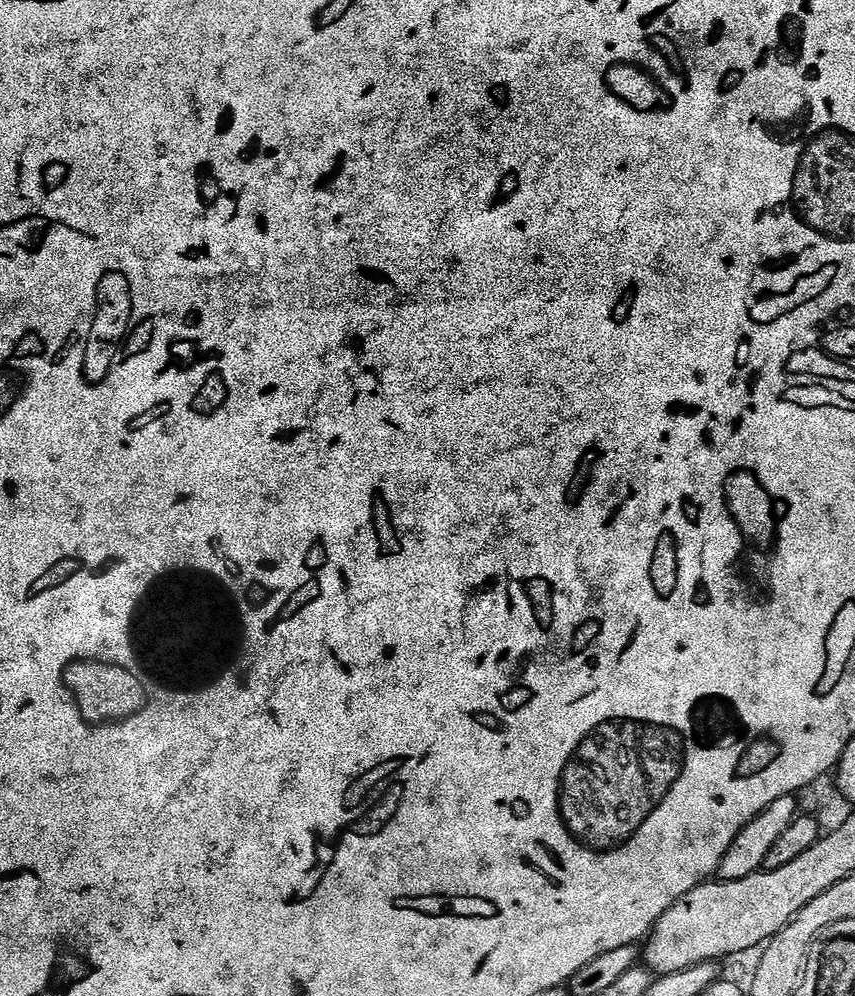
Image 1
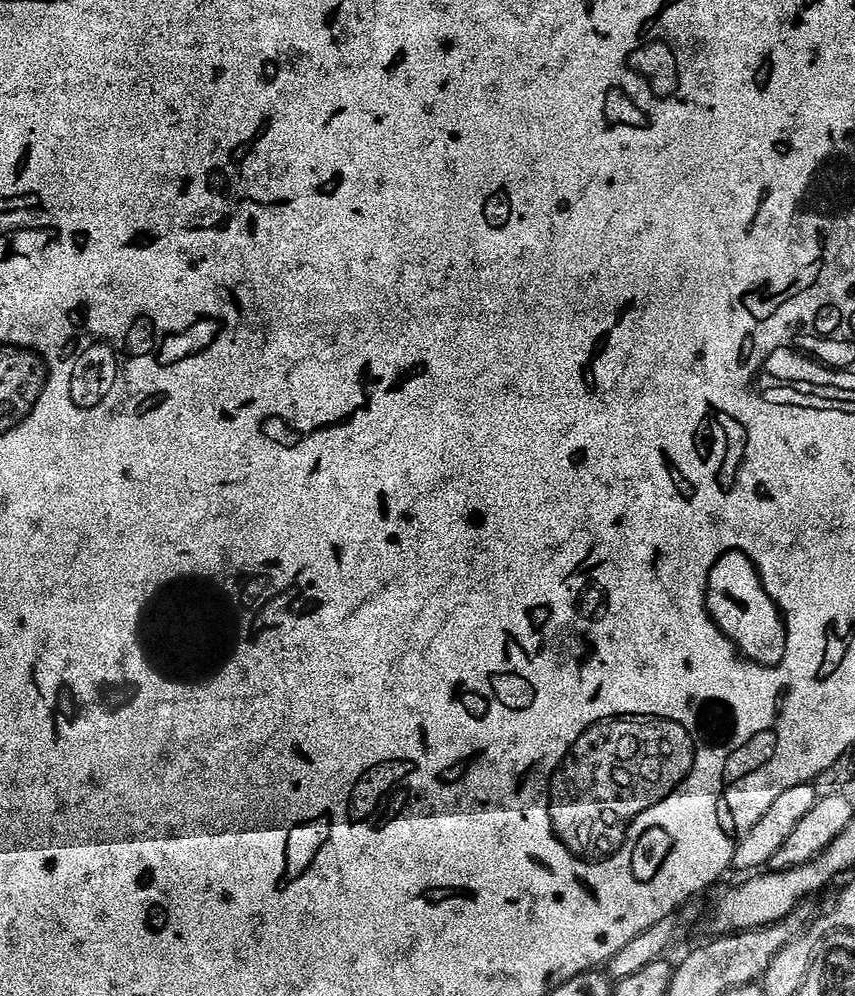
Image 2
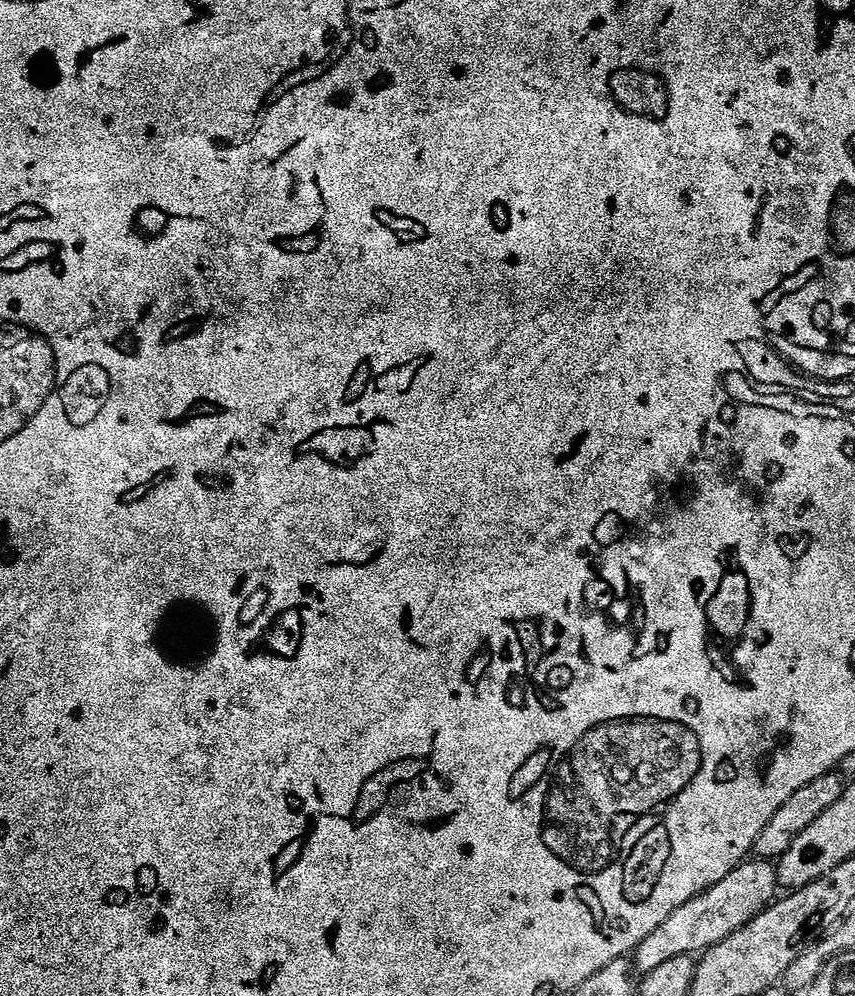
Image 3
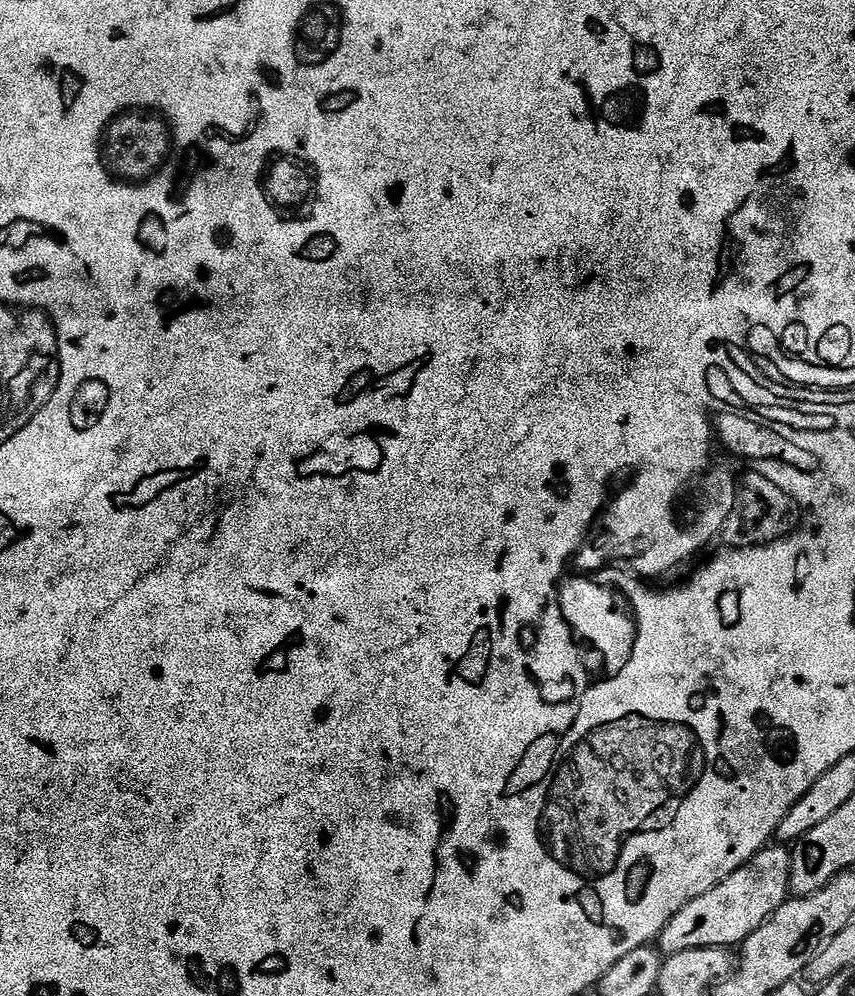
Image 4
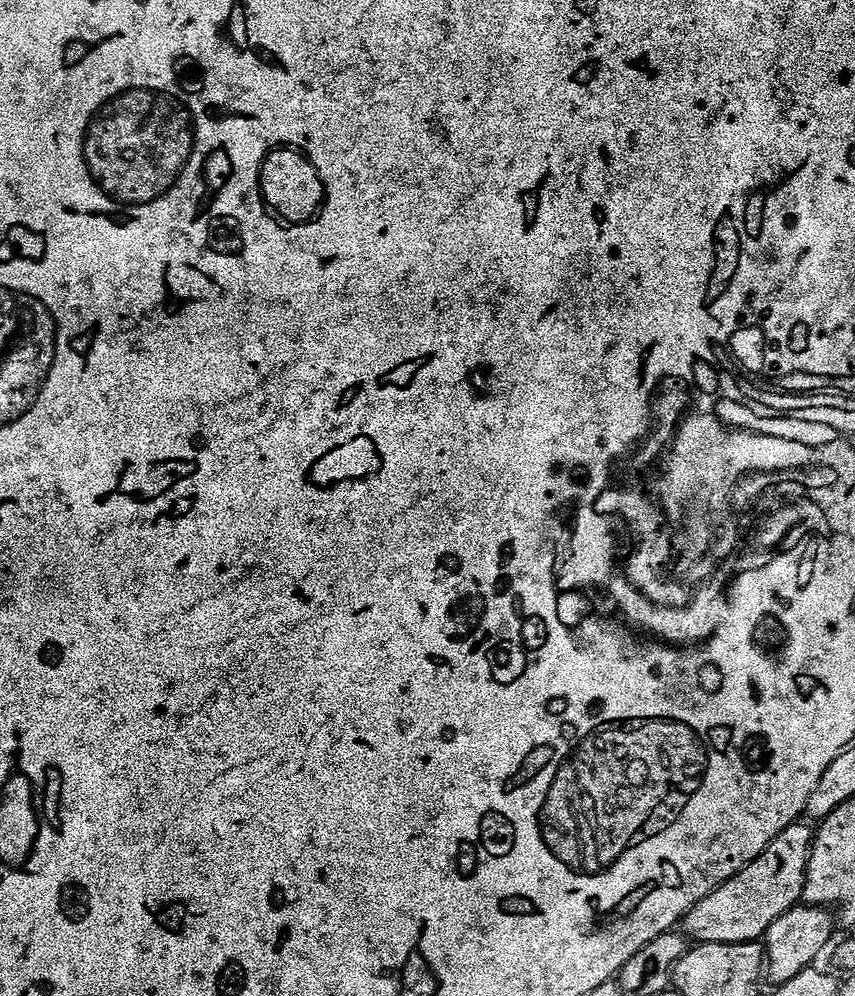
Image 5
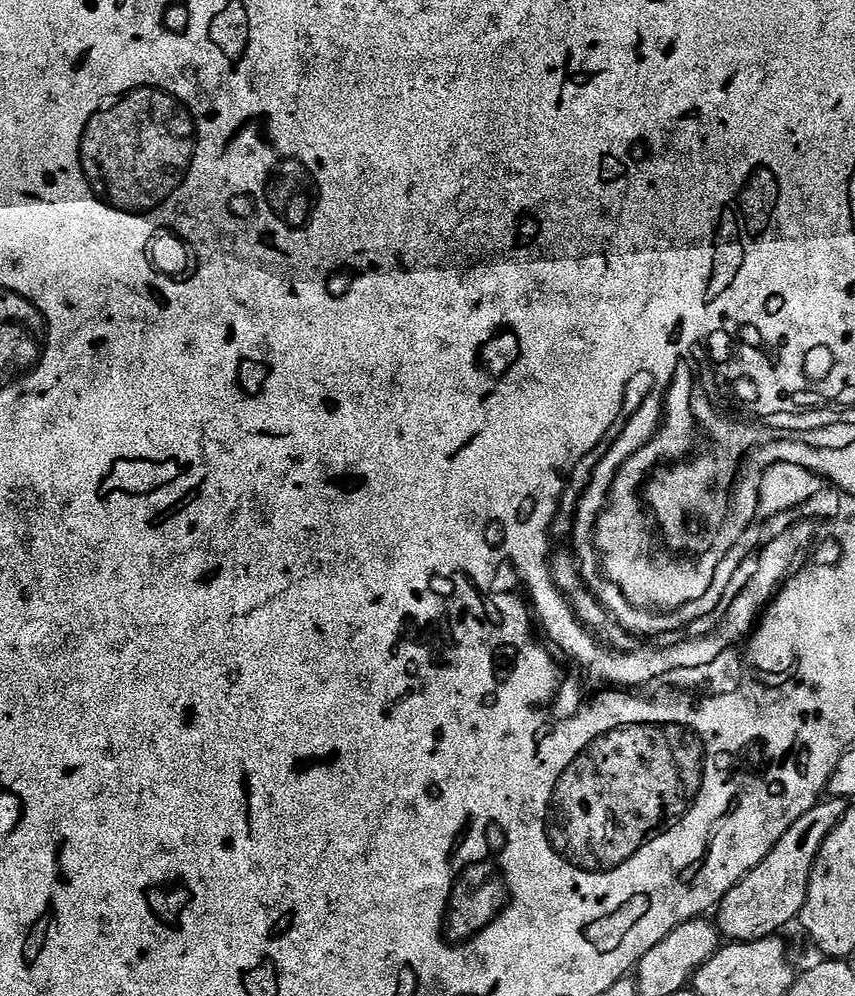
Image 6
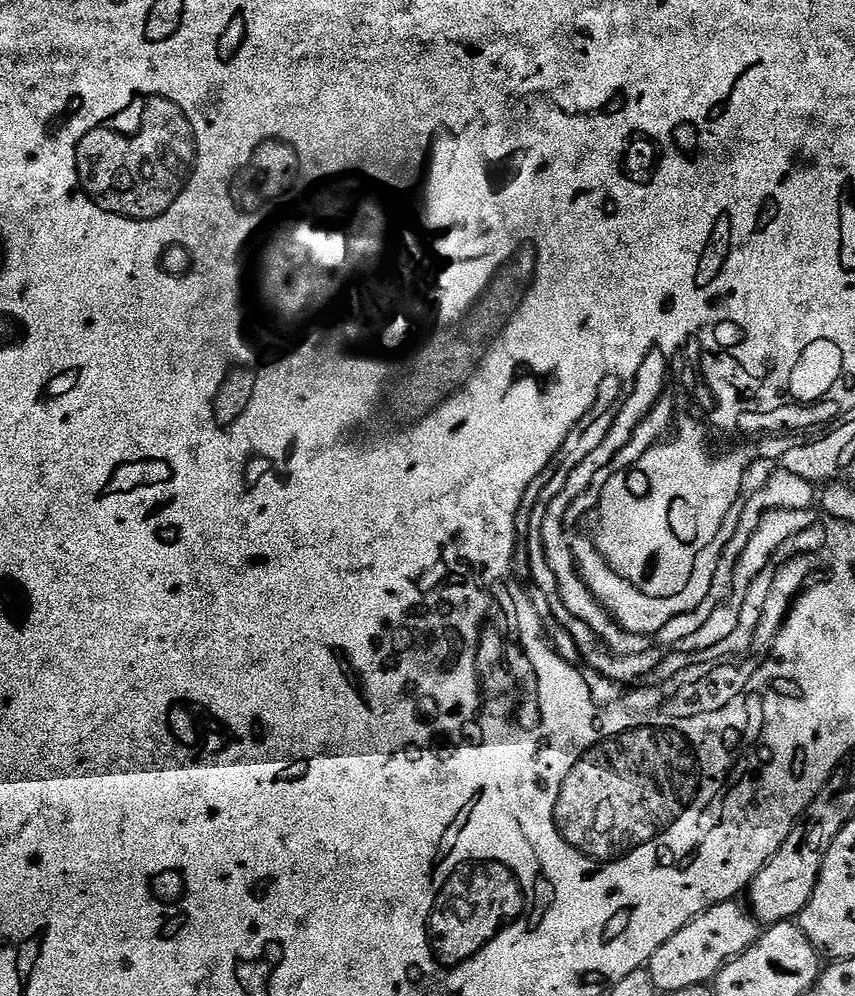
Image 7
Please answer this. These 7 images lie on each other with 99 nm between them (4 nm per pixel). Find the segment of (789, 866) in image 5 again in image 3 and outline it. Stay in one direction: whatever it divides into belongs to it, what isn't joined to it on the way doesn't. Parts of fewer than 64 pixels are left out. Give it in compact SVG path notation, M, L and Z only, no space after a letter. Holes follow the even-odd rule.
M749 858L739 864L727 878L718 882L701 896L695 896L686 906L678 906L654 934L642 941L634 953L634 968L637 973L650 974L658 970L658 966L670 962L670 958L679 956L695 957L714 947L718 942L730 938L746 922L750 922L759 912L764 911L778 896L775 863Z

